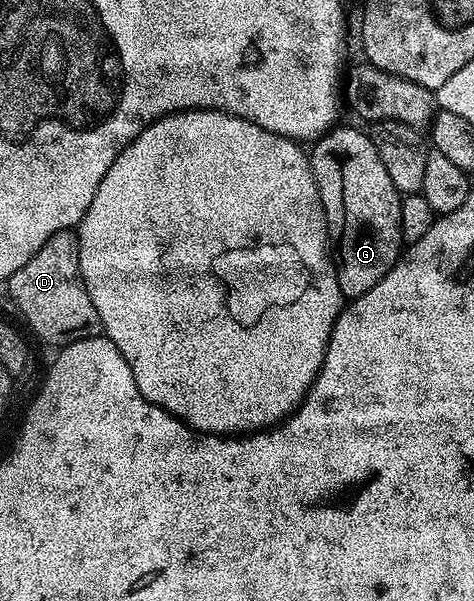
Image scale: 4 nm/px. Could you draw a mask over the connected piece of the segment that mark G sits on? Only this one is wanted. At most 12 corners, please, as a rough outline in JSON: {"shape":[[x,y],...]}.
{"shape":[[335,126],[310,168],[343,300],[404,250],[402,195],[365,130]]}

